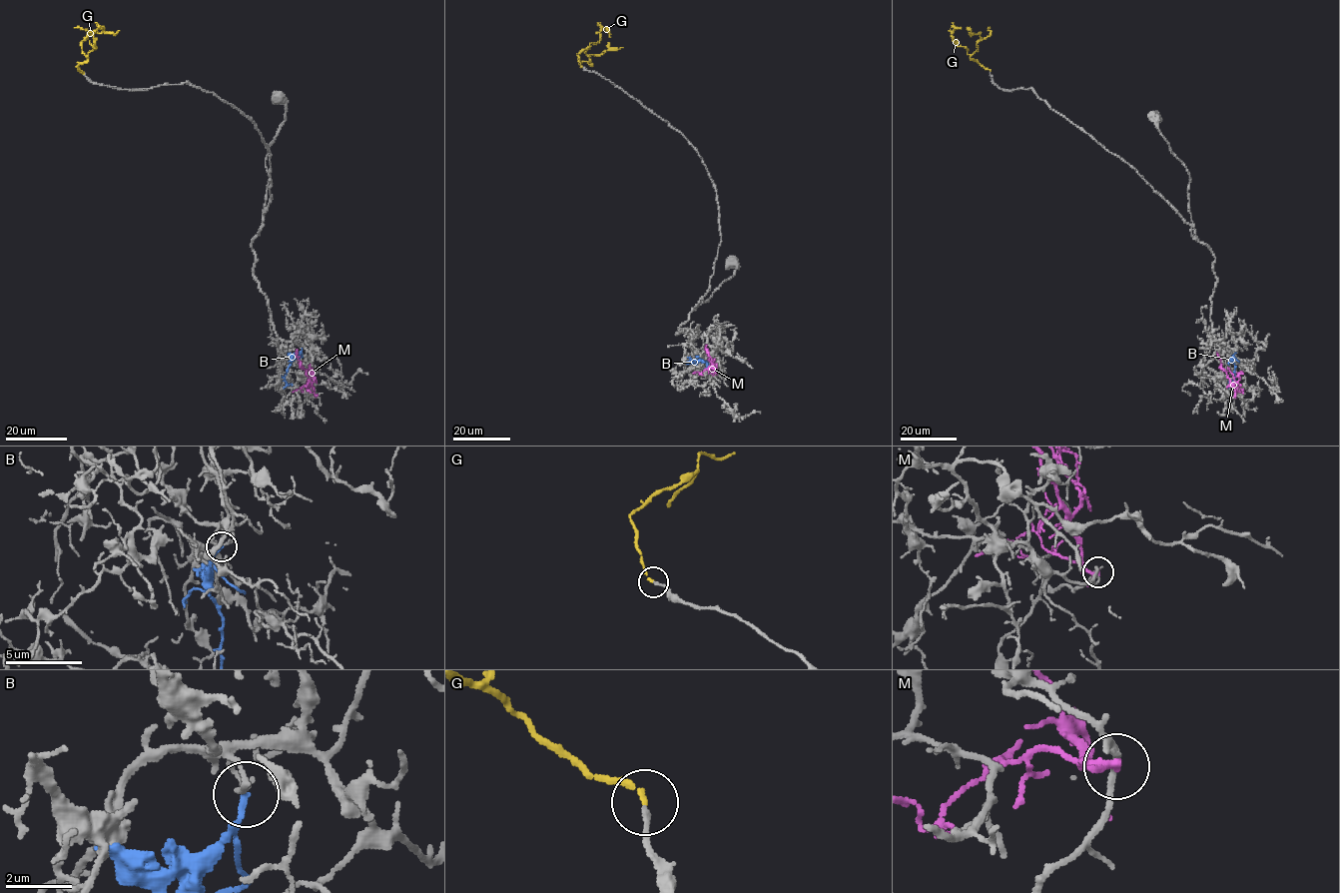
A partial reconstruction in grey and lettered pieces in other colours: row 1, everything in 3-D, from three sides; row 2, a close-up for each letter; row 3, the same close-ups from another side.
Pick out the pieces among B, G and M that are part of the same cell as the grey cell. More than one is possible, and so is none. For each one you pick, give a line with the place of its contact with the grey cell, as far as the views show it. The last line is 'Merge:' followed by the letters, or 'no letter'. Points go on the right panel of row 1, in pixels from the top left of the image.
G: meets grey at (990, 71)
Merge: G

